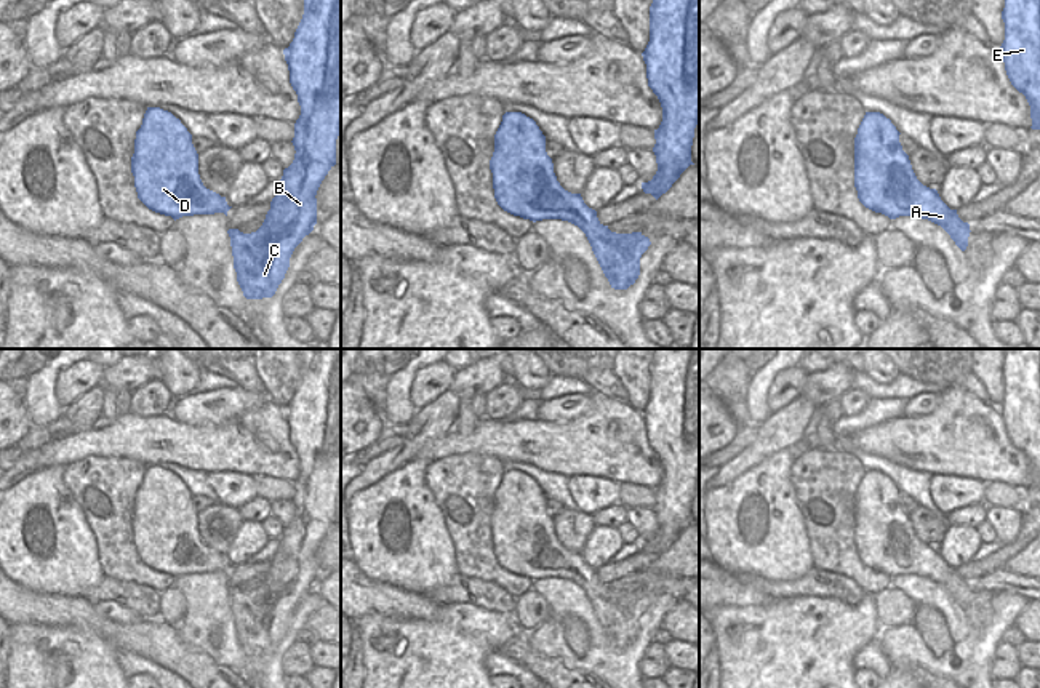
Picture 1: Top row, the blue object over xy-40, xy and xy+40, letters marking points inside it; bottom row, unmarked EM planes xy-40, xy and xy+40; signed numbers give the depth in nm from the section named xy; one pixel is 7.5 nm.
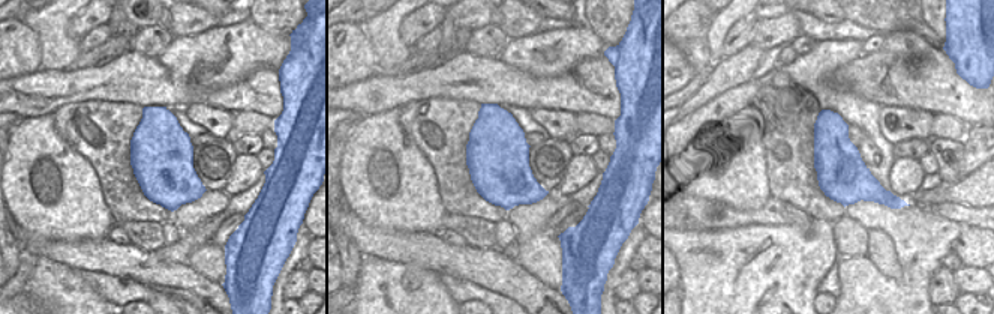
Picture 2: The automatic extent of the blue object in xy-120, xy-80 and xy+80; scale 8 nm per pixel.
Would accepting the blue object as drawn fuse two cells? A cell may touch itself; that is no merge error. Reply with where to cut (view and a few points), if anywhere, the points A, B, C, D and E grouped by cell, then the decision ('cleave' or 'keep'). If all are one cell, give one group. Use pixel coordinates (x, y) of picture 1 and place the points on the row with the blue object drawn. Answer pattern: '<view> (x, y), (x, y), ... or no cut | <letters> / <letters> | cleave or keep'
no cut | A B C D E | keep

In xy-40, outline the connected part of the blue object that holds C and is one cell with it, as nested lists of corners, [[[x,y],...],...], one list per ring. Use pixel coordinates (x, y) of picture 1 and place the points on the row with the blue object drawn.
[[[304,0],[304,14],[294,38],[283,50],[290,83],[298,94],[301,115],[294,123],[294,160],[283,170],[278,192],[262,226],[251,234],[229,229],[237,282],[246,299],[272,298],[285,278],[294,248],[317,224],[317,190],[336,165],[341,128],[341,0]]]

